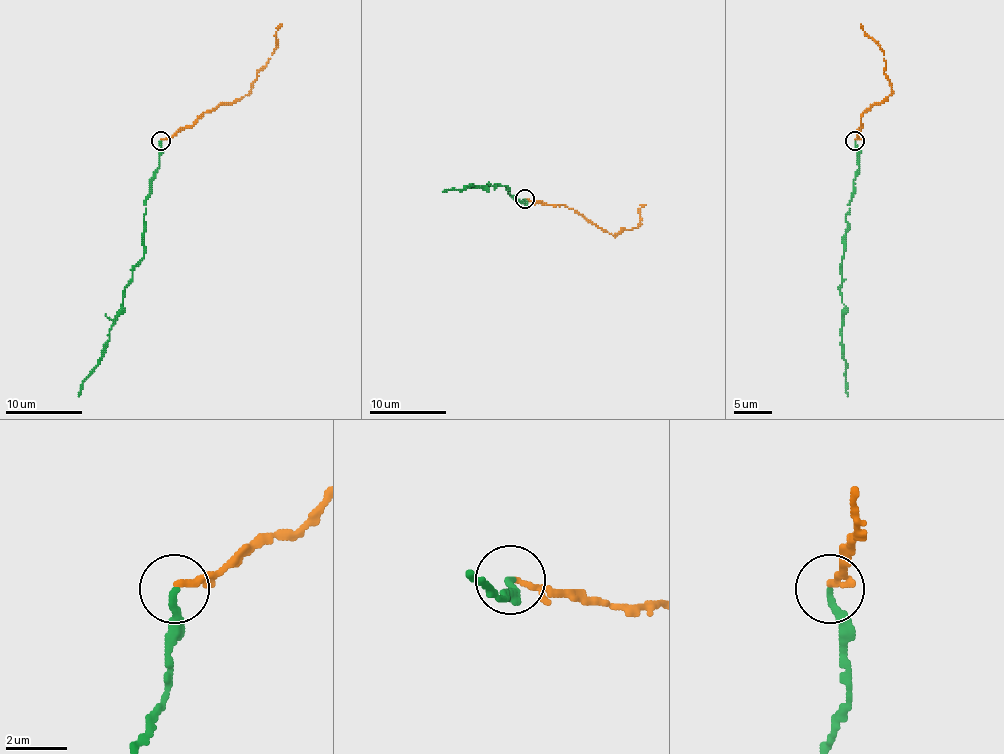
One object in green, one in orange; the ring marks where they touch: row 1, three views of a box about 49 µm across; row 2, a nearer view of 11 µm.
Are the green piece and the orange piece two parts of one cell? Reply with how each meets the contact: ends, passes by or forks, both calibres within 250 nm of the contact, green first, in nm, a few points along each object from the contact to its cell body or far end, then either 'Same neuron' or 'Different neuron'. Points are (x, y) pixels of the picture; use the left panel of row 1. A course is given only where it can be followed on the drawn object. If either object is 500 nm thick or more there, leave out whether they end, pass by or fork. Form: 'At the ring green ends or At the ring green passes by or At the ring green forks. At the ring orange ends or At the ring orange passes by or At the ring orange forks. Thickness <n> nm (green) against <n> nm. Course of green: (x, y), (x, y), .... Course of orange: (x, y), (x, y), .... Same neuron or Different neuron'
At the ring green ends. At the ring orange ends. Thickness 220 nm (green) against 200 nm. Course of green: (161, 141), (159, 168), (145, 200), (144, 258), (124, 289), (105, 352), (78, 396). Course of orange: (161, 139), (190, 128), (220, 105), (232, 105), (249, 93), (276, 47), (276, 32), (282, 24). Same neuron

